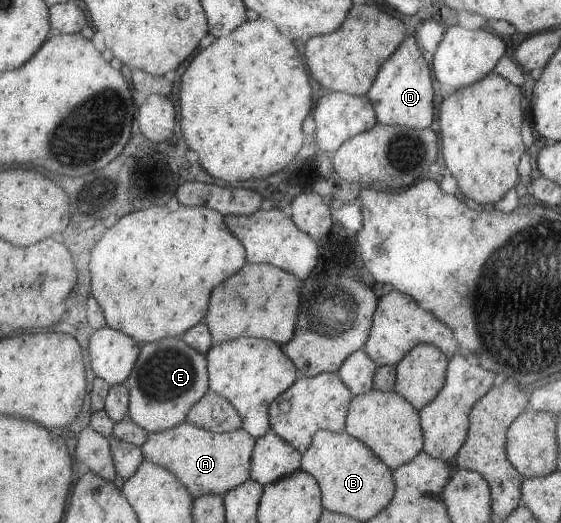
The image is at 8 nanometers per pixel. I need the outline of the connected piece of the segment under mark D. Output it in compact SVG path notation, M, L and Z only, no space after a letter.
M406 36L391 56L379 66L379 72L366 94L373 106L377 123L415 130L429 128L433 120L431 81L431 70L423 59L422 50L415 38Z

